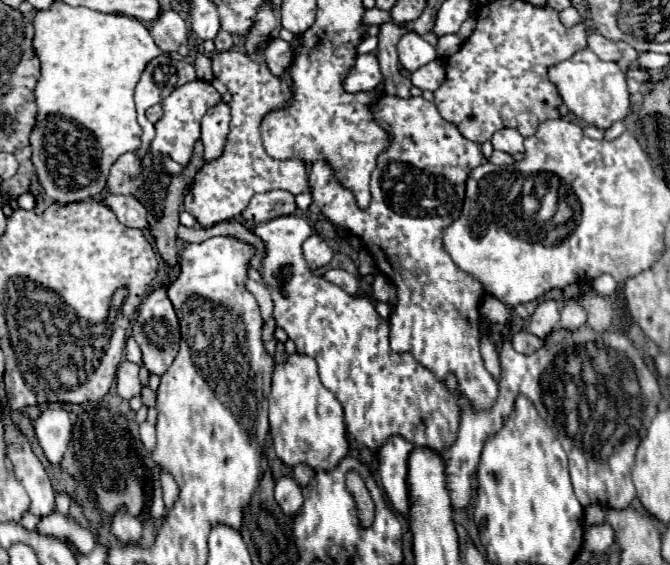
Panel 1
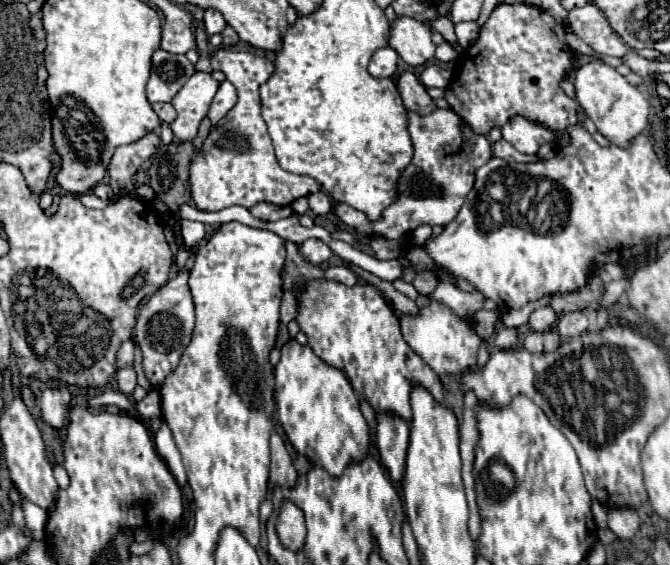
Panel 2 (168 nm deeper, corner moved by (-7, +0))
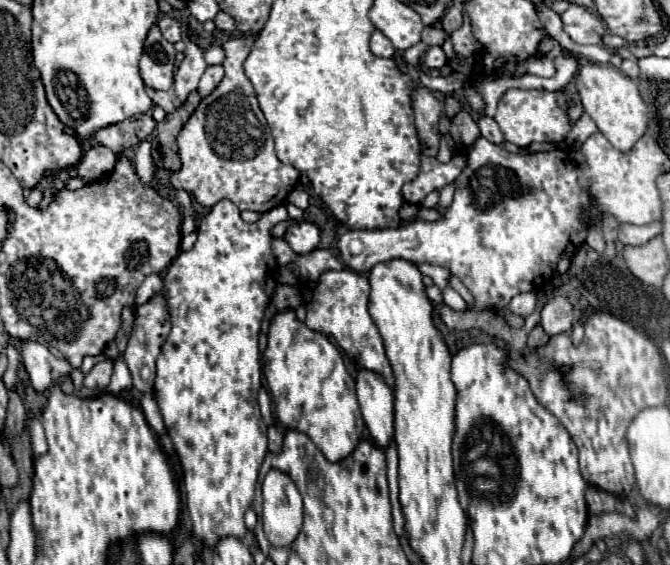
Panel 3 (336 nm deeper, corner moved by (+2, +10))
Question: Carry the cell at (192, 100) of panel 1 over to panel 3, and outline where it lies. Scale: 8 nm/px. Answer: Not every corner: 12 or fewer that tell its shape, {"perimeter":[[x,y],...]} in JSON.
{"perimeter":[[186,36],[186,58],[174,74],[174,94],[184,106],[208,68],[202,50]]}

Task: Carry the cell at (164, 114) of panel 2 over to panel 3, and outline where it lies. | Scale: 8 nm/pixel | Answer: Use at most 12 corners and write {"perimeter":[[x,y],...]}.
{"perimeter":[[148,88],[146,94],[166,114],[176,110],[170,92]]}

